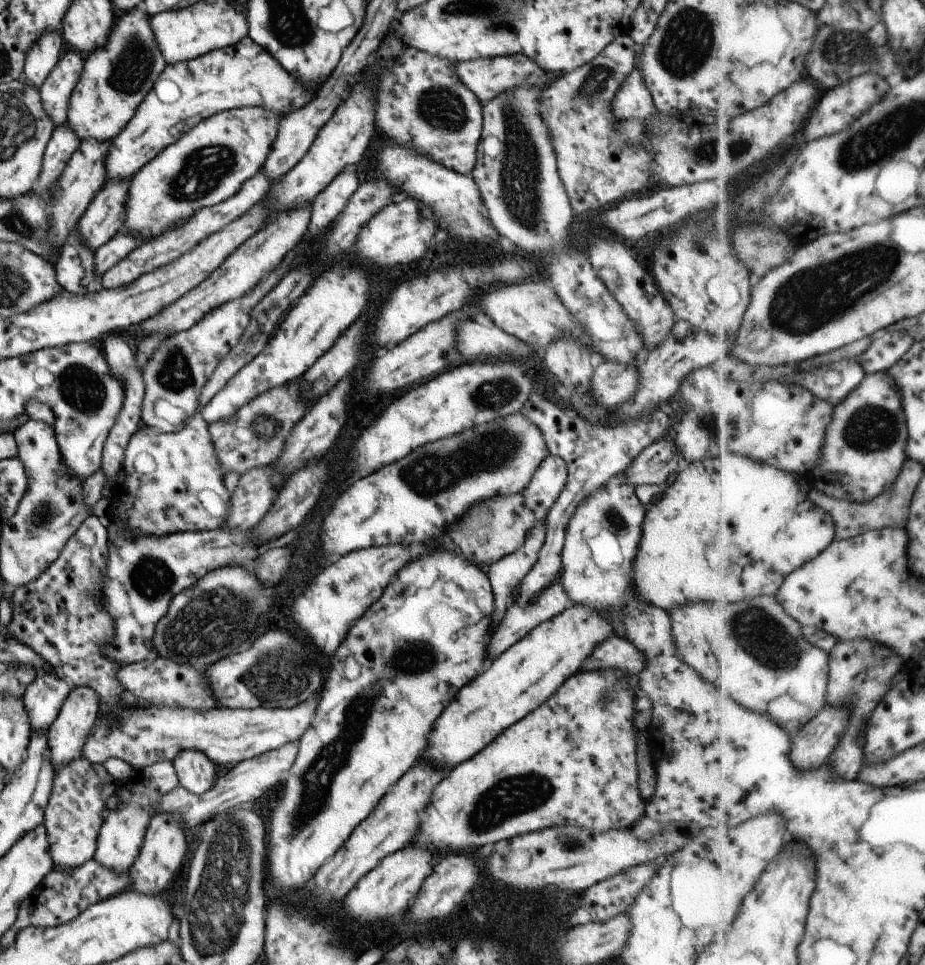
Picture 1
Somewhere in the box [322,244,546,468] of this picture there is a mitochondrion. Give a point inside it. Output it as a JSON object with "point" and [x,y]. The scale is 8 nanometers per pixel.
{"point":[491,395]}

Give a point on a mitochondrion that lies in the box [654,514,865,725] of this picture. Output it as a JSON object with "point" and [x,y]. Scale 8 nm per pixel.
{"point":[757,631]}

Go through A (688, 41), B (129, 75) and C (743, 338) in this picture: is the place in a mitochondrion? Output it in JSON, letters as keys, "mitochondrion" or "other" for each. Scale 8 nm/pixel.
{"A":"mitochondrion","B":"mitochondrion","C":"other"}

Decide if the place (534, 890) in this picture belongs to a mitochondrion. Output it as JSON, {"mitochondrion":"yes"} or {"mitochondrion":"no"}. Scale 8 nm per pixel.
{"mitochondrion":"no"}

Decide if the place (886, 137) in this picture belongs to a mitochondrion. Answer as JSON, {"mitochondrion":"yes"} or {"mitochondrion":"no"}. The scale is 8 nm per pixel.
{"mitochondrion":"yes"}

